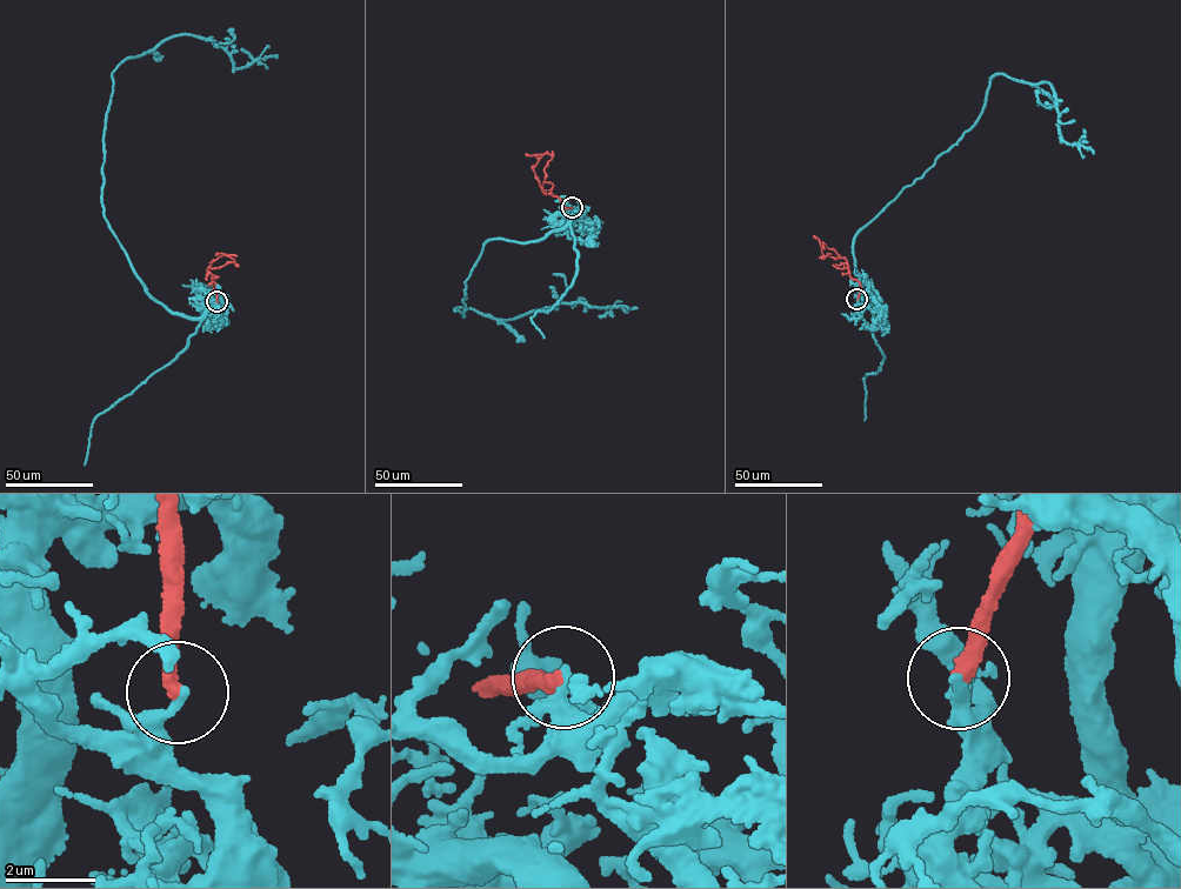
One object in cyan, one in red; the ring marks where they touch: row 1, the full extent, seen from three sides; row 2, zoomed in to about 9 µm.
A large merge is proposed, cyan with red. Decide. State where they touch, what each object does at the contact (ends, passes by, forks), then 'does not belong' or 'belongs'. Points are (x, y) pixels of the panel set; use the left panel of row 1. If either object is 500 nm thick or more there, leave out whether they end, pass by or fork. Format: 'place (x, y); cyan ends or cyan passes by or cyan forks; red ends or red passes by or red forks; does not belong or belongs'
place (217, 301); cyan ends; red ends; does not belong

